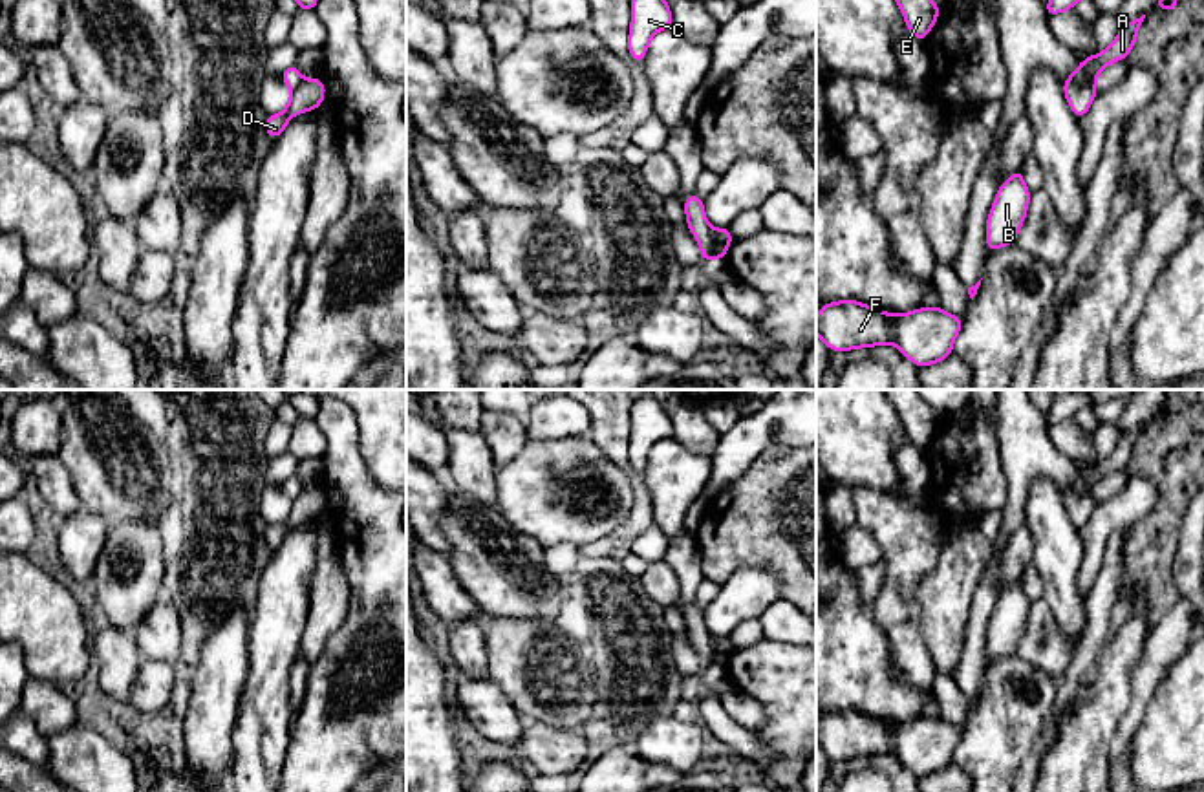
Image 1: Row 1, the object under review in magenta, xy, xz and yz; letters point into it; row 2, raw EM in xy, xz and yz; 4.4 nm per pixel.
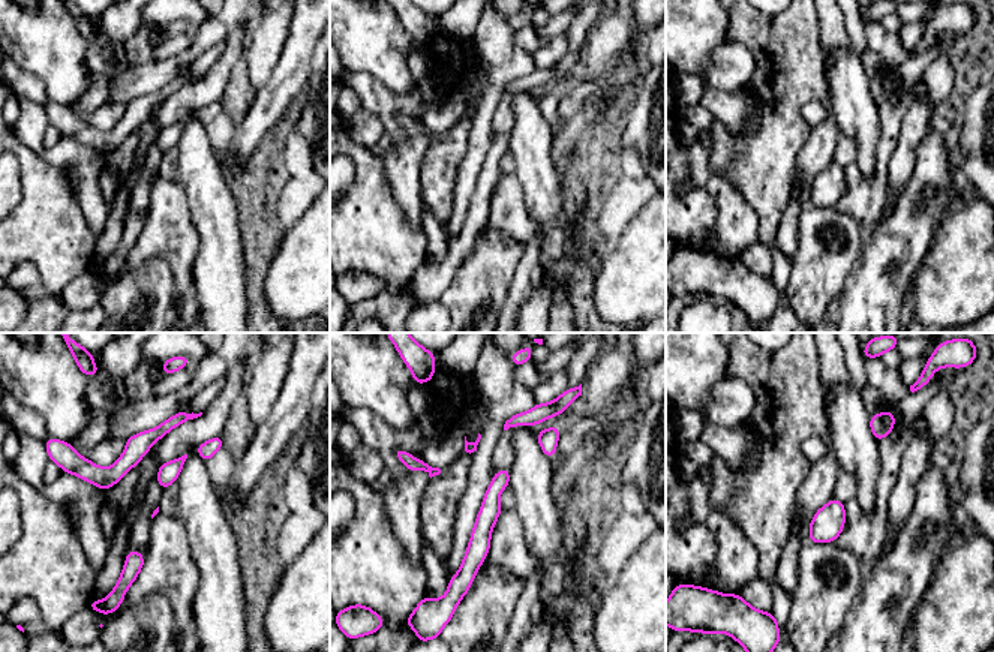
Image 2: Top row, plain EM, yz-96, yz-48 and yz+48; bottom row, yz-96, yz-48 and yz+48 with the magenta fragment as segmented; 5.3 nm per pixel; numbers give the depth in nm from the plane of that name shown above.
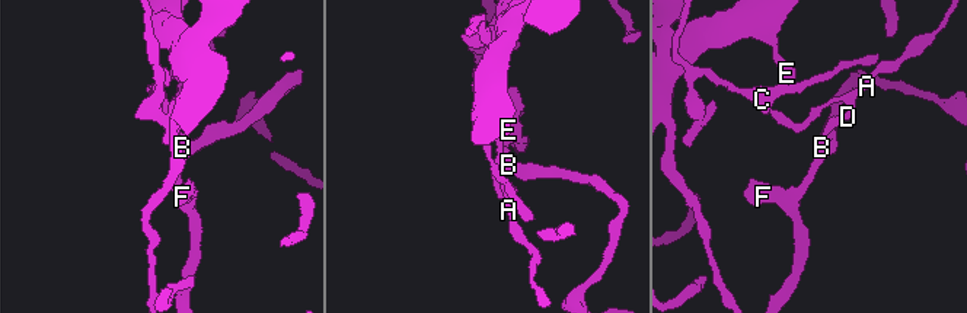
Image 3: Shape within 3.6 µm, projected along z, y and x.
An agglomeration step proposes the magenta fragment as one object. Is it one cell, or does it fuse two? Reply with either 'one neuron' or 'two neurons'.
two neurons

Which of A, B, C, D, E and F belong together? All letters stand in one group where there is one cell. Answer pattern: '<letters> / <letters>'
A C / B D E F

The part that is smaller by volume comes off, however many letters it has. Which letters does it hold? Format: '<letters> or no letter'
A, C

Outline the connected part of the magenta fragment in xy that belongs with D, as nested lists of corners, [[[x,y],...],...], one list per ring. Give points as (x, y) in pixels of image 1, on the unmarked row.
[[[322,487],[313,490],[302,490],[302,494],[291,501],[291,510],[278,525],[267,525],[265,541],[274,551],[287,536],[289,529],[309,519],[318,519],[326,505]]]

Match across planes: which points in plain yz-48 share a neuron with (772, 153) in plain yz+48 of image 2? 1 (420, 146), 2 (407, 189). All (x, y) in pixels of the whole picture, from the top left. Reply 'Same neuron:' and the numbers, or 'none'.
Same neuron: none

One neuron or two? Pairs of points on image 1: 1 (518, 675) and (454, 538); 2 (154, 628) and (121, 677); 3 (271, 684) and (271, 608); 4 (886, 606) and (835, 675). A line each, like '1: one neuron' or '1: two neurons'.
1: one neuron
2: one neuron
3: one neuron
4: two neurons

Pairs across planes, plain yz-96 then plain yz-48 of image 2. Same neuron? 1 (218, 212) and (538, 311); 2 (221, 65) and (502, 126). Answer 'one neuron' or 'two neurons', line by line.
1: two neurons
2: one neuron

